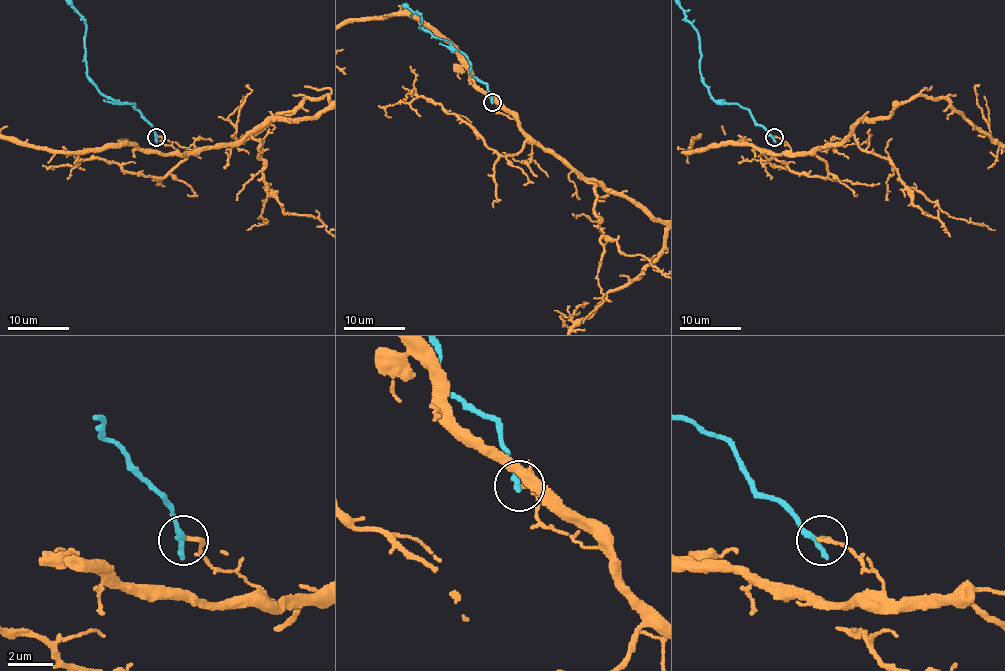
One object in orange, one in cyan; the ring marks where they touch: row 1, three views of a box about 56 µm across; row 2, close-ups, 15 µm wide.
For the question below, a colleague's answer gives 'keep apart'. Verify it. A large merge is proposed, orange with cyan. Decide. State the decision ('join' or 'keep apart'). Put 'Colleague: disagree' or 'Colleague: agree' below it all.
keep apart
Colleague: agree

